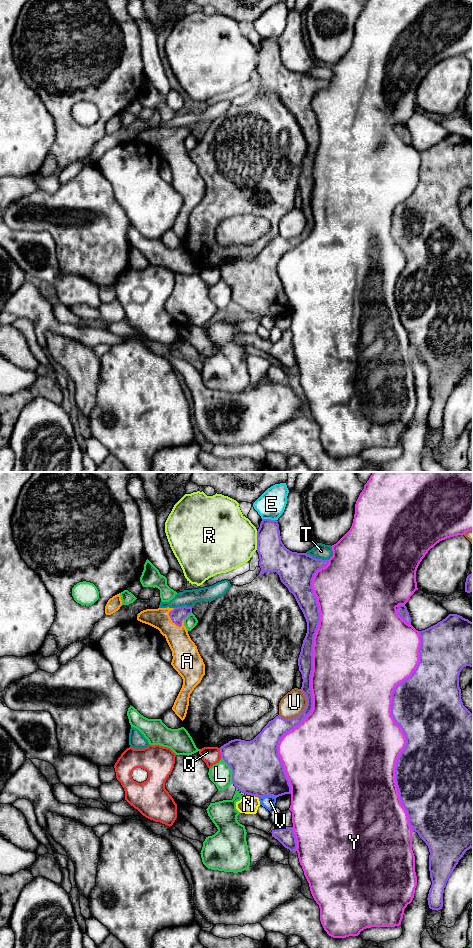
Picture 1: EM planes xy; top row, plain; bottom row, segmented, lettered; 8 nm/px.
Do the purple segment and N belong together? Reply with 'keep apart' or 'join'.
keep apart

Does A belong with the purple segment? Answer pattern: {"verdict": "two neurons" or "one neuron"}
{"verdict": "one neuron"}

